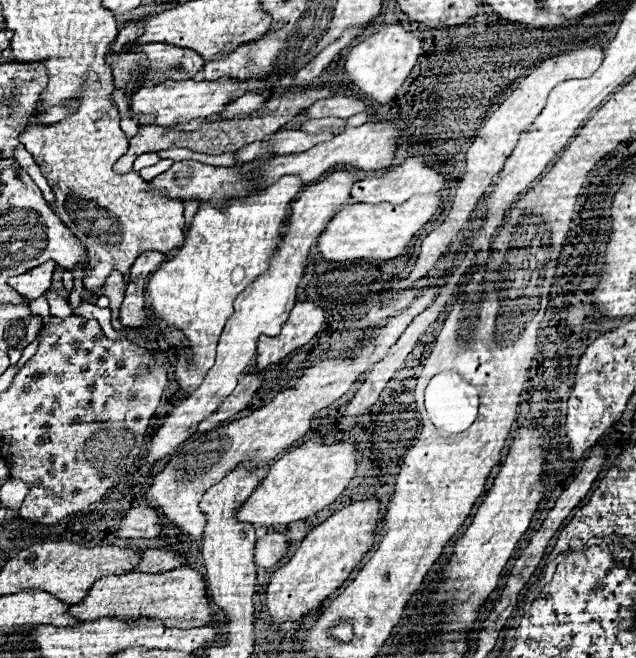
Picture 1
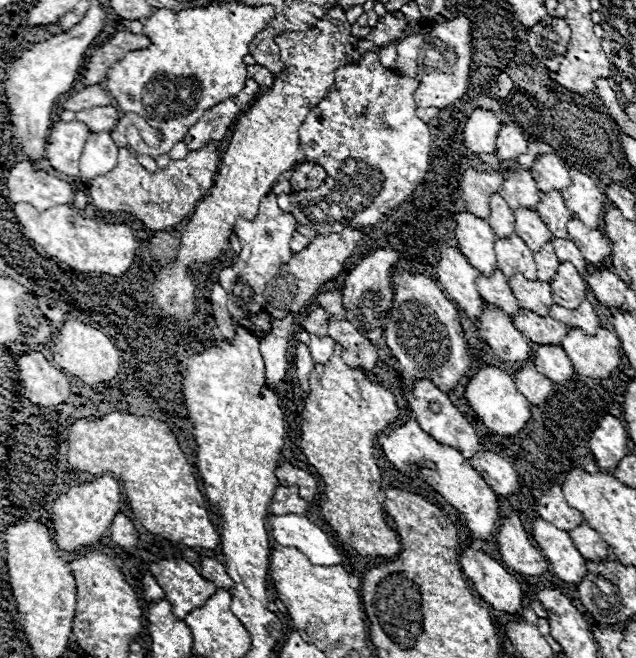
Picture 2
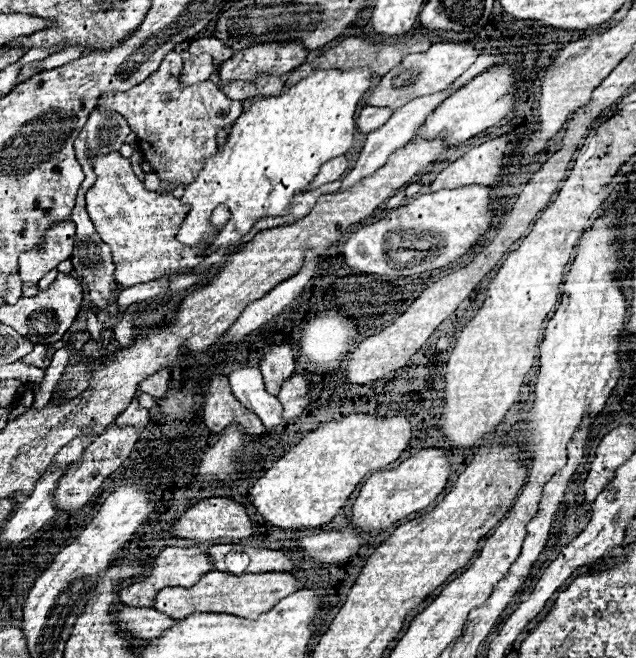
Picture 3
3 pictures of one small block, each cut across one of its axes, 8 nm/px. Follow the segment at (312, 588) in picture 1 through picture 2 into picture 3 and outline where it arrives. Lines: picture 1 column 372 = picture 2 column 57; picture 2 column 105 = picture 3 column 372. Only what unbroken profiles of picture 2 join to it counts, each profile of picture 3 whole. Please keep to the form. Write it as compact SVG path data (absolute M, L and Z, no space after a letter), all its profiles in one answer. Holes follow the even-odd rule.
M424 448L416 456L404 460L398 468L372 474L364 482L358 498L354 500L350 526L356 532L366 532L366 534L382 532L390 528L396 520L412 512L424 510L444 490L448 474L450 474L450 462L446 458L446 452L440 448Z

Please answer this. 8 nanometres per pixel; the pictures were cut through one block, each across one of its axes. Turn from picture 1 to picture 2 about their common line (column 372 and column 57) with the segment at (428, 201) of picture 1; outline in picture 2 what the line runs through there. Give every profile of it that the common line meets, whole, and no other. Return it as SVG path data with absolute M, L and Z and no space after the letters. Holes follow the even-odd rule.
M20 202L14 206L18 224L30 242L54 260L64 262L76 272L98 272L110 276L122 276L130 270L136 256L136 236L126 224L104 224L104 222L85 218L78 214L72 204L60 204L38 212L34 206Z

